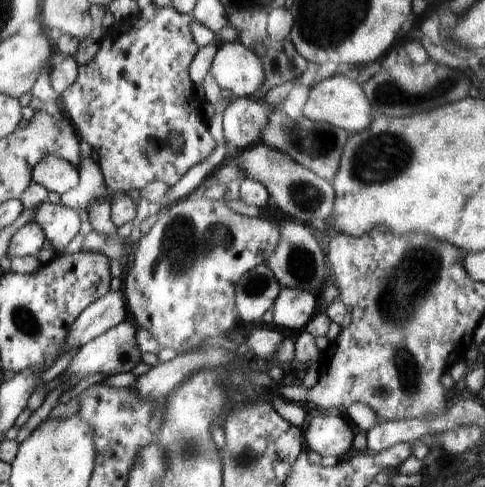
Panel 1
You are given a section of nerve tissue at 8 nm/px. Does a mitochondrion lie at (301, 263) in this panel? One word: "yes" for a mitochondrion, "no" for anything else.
yes

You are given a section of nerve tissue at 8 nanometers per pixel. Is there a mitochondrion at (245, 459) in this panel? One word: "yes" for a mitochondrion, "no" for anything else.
yes

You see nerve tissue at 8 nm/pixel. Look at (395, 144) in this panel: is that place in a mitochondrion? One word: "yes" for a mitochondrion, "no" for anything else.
yes

